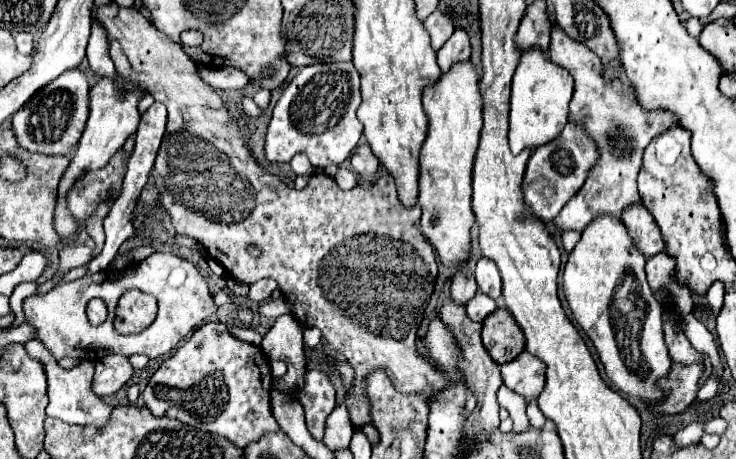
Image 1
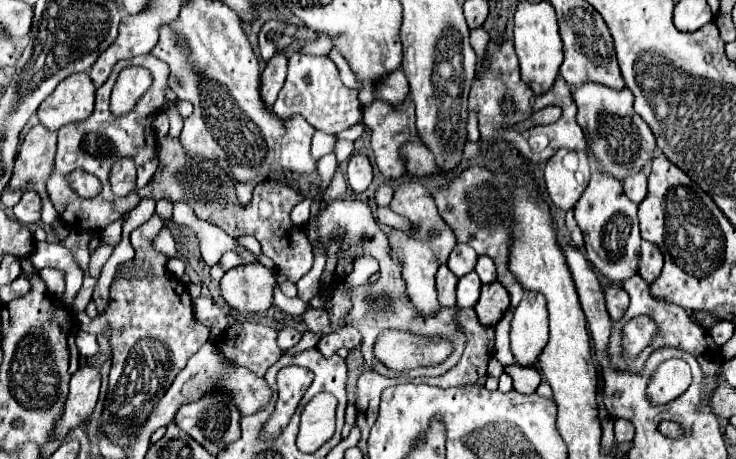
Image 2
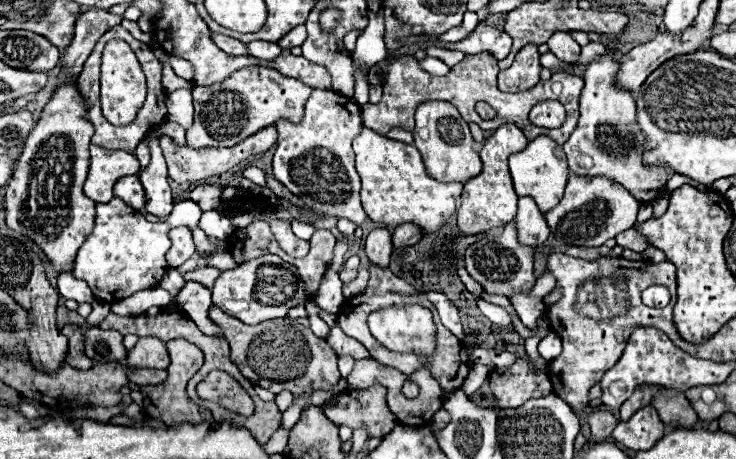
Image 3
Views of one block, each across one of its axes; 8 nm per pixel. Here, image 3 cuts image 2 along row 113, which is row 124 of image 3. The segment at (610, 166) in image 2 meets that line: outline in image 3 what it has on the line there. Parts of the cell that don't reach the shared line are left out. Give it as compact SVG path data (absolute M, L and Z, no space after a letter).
M610 40L608 56L602 56L594 60L584 74L584 88L580 94L580 120L570 138L564 142L564 152L568 156L568 168L576 176L606 176L610 180L616 180L626 190L630 190L640 202L654 200L668 178L672 176L672 170L668 168L646 168L642 164L642 142L644 134L636 126L636 102L630 92L624 92L614 86L614 74L618 70L614 60L614 48L618 46L618 40Z

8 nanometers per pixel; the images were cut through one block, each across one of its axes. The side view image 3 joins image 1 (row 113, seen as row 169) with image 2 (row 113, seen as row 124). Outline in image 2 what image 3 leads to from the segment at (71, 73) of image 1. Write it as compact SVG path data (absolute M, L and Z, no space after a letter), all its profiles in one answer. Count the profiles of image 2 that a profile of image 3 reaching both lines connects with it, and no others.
M72 74L40 104L36 116L44 128L58 132L66 124L90 118L94 112L94 92L96 88L88 74Z

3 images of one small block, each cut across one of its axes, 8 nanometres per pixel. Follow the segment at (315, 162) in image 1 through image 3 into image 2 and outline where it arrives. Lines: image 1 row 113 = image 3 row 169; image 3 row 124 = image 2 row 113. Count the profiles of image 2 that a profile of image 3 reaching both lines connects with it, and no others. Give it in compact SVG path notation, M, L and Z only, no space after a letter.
M292 54L288 60L288 76L286 84L280 90L280 96L274 104L274 114L280 120L288 120L296 114L308 120L314 130L322 130L326 134L338 134L346 128L362 124L362 106L358 102L358 90L346 88L340 80L336 64L328 56L304 56Z

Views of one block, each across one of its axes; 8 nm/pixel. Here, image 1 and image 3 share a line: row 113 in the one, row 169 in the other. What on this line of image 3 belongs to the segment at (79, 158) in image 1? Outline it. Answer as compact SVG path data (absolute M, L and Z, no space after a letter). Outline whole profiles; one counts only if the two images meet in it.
M90 144L90 172L84 184L84 194L94 202L108 202L114 198L112 186L118 178L138 174L140 162L136 154L126 150L108 150Z

